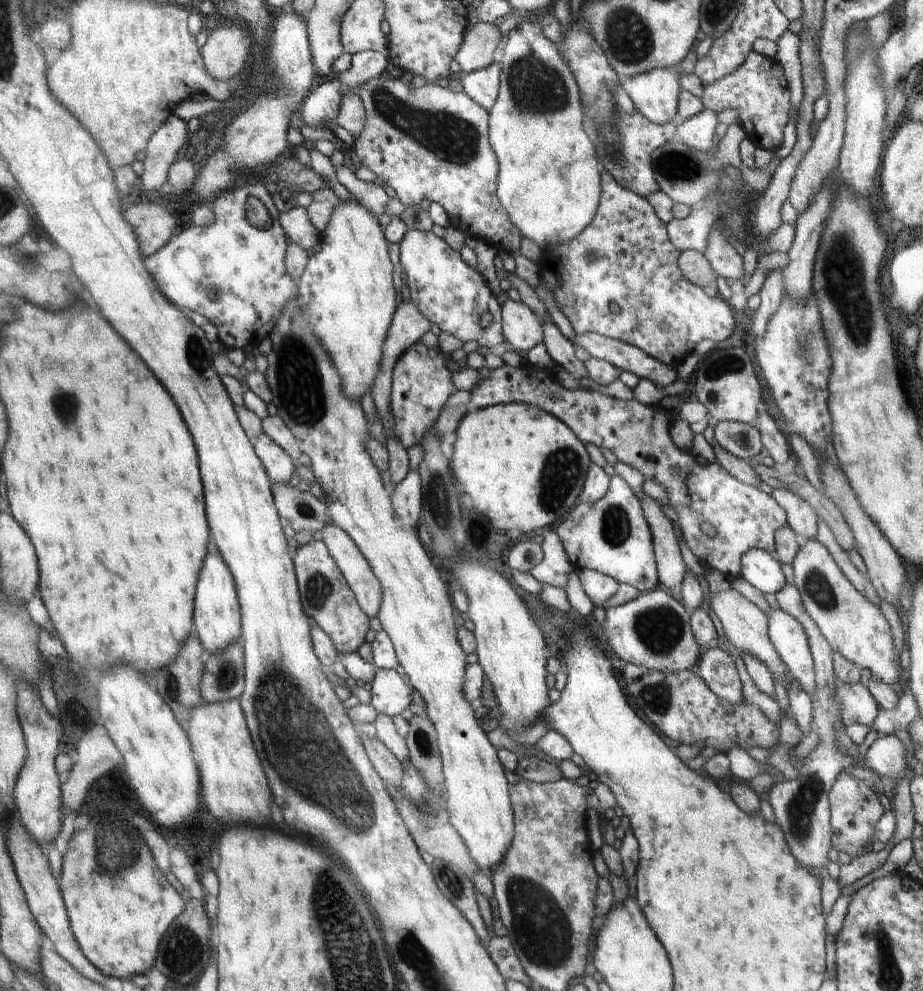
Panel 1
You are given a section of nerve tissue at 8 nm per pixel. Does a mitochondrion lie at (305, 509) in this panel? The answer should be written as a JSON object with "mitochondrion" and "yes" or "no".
{"mitochondrion":"yes"}

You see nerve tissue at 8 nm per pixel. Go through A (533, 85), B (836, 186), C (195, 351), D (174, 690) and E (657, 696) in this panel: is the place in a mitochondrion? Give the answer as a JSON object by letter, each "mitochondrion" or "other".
{"A":"mitochondrion","B":"other","C":"mitochondrion","D":"mitochondrion","E":"mitochondrion"}

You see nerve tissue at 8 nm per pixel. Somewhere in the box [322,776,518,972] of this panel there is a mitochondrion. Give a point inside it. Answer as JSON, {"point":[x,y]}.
{"point":[453,883]}

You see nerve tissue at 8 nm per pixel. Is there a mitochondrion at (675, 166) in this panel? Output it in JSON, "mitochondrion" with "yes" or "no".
{"mitochondrion":"yes"}

